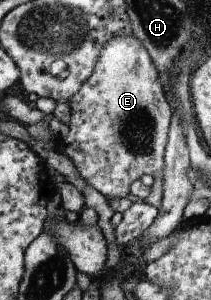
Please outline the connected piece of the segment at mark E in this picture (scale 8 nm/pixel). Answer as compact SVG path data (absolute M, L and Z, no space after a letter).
M135 35L112 37L104 44L98 55L94 73L90 74L78 93L68 99L68 103L71 117L67 127L70 131L60 140L58 151L67 155L80 177L100 191L107 200L128 197L130 185L142 175L164 177L164 156L173 109L161 85L158 69L148 50Z

